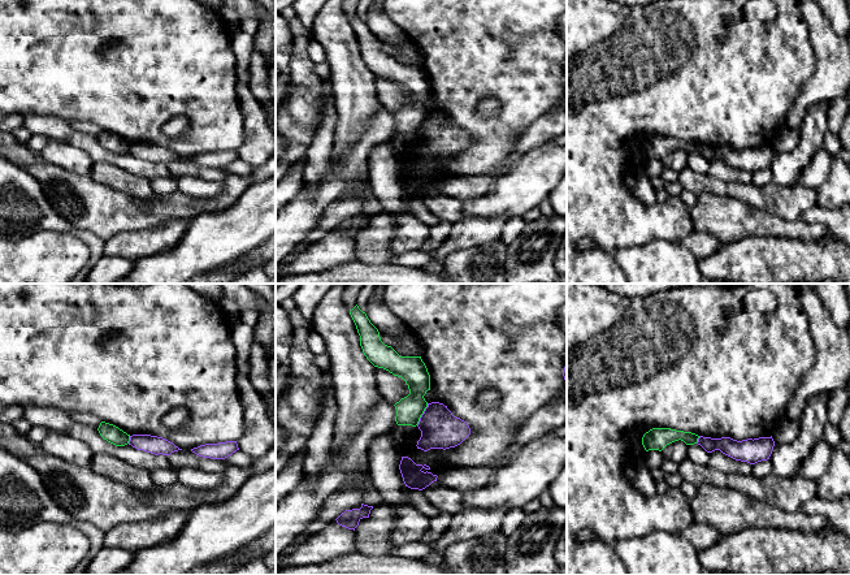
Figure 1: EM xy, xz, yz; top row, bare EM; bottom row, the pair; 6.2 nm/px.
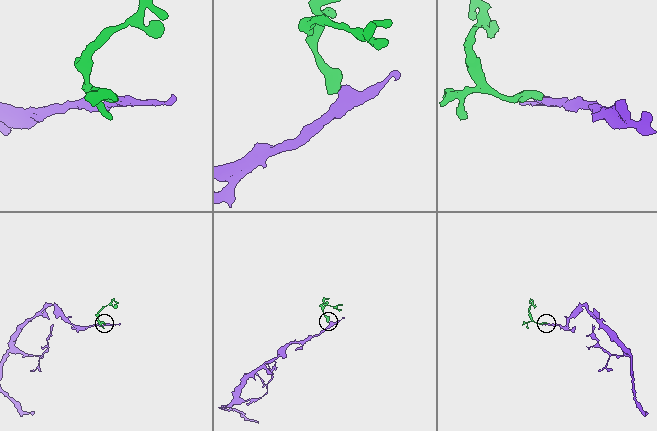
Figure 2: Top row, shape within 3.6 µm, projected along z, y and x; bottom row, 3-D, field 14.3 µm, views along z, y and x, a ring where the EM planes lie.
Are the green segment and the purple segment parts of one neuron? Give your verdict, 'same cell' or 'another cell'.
another cell

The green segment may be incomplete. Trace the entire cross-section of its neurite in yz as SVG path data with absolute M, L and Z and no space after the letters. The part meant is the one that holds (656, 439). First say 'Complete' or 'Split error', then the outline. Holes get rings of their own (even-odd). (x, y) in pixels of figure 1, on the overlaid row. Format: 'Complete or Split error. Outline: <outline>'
Complete. Outline: M652 428L642 437L642 445L646 451L659 450L662 451L667 445L675 441L684 441L686 445L694 445L698 442L699 436L691 432L676 431L671 428Z

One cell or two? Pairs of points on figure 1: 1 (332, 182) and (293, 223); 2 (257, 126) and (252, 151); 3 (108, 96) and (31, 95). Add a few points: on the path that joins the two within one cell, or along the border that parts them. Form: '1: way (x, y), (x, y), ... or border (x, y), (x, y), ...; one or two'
1: way (322, 193), (303, 212); one
2: way (257, 133), (257, 145); one
3: way (89, 94), (51, 94); one

